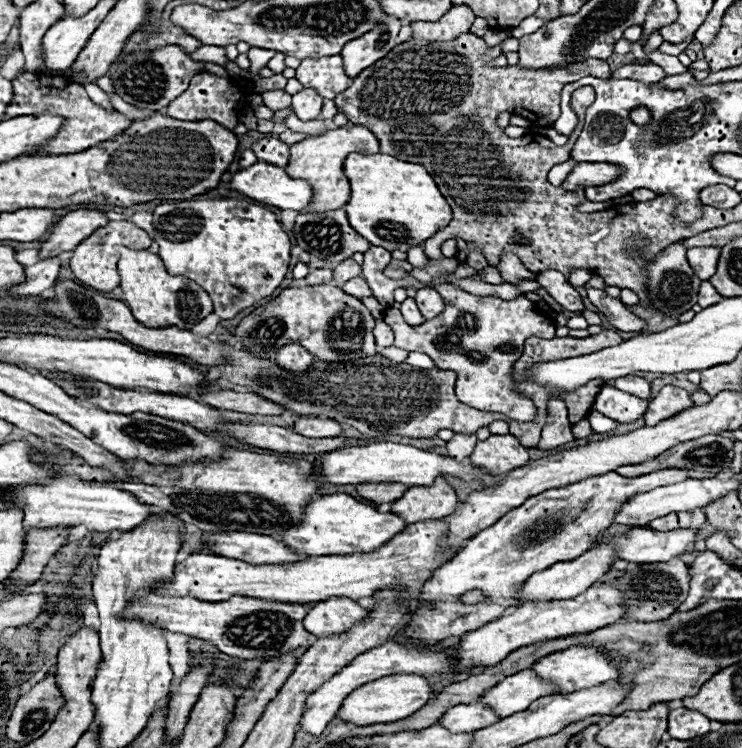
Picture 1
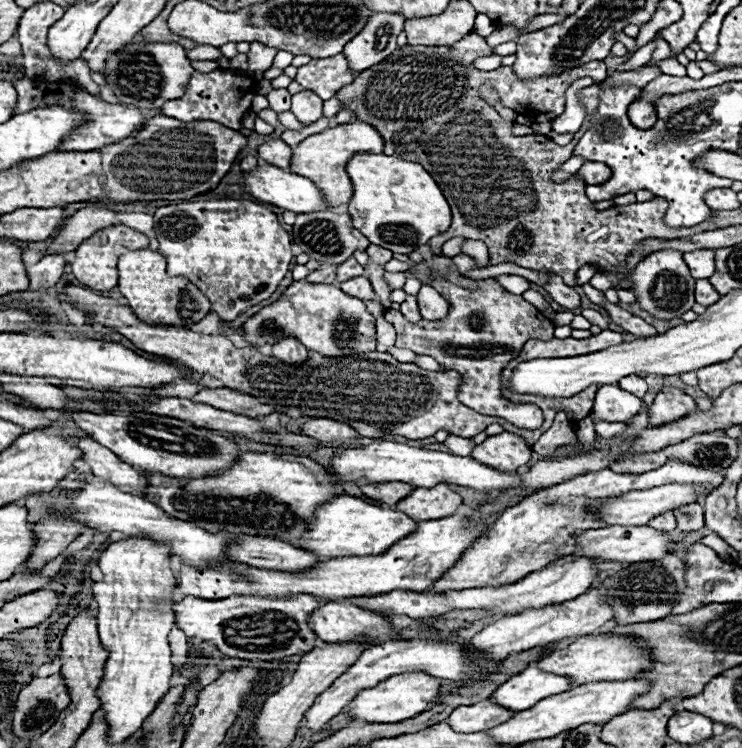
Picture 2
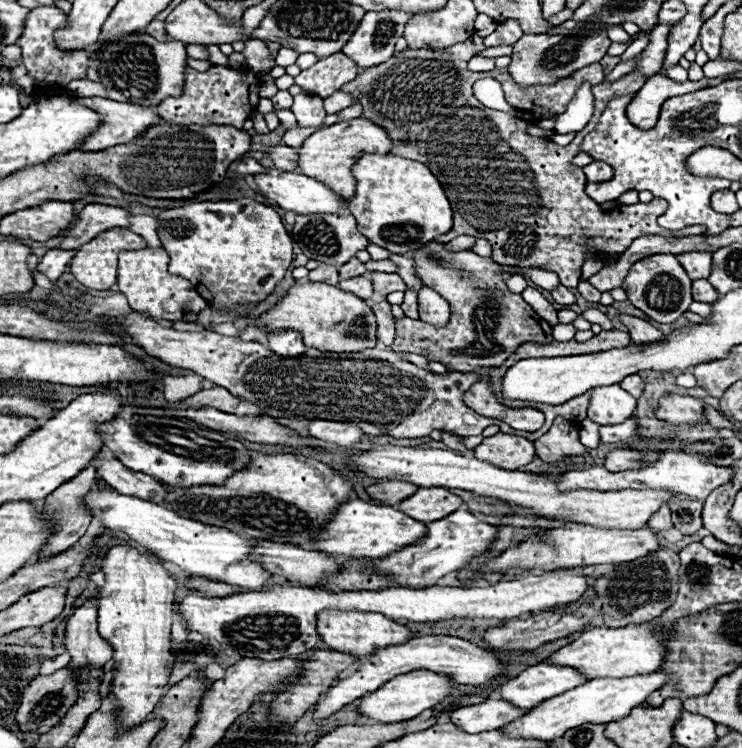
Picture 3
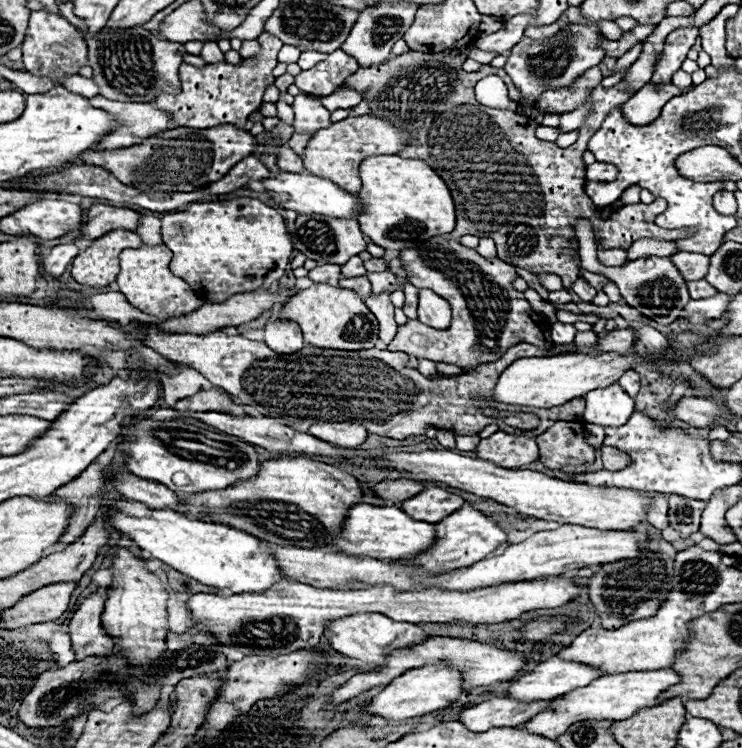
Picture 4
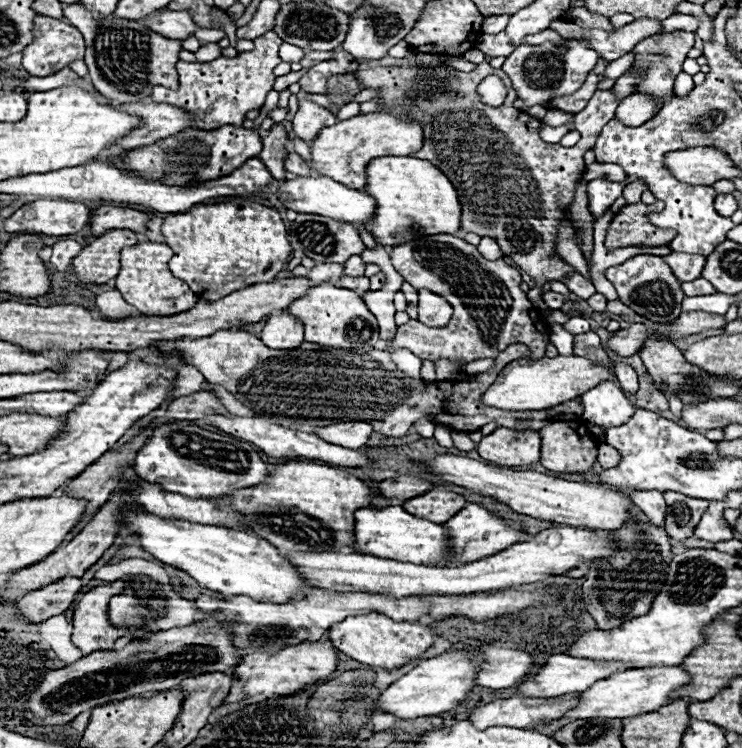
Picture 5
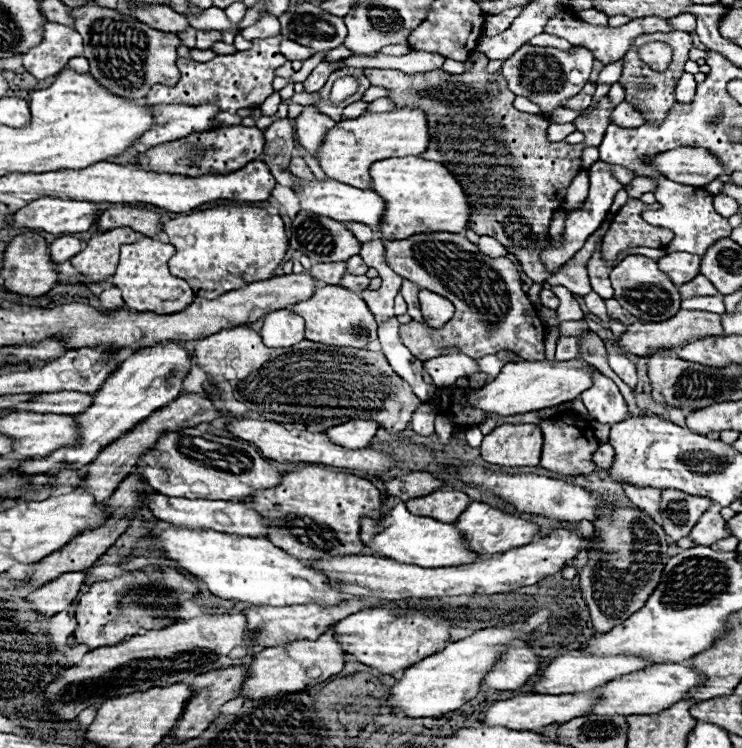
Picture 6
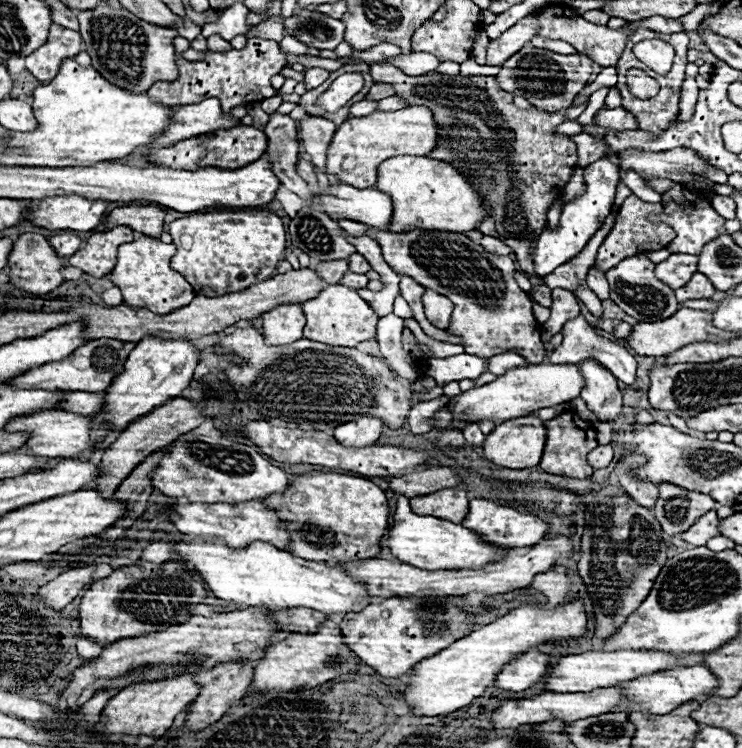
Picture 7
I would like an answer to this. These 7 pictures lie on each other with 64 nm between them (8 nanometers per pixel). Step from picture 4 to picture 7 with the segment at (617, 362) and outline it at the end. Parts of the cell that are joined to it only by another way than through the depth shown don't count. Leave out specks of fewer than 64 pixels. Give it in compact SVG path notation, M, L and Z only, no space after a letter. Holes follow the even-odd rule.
M530 364L526 368L514 368L506 374L498 376L498 380L488 382L484 386L470 388L452 396L446 404L446 410L452 414L450 430L464 430L468 424L478 424L482 420L506 422L514 418L528 416L540 408L556 406L580 396L584 380L576 368L576 364Z

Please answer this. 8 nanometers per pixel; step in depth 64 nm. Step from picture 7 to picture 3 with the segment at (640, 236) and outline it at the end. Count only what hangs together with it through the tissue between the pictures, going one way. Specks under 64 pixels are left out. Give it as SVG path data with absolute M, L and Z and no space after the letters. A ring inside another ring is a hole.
M476 34L464 44L442 48L440 52L408 48L396 52L384 64L362 70L352 82L342 86L344 92L352 94L356 102L364 106L364 118L388 130L394 140L394 156L424 162L444 186L454 210L454 226L448 234L442 234L436 240L450 242L462 234L484 238L492 244L492 258L496 258L498 264L550 270L560 276L560 282L566 288L576 288L586 252L596 252L602 258L608 254L622 254L632 240L646 234L680 238L704 232L704 228L682 228L674 232L660 228L656 220L666 210L666 202L662 198L654 198L648 204L638 202L618 206L618 210L612 212L602 212L584 192L586 174L582 168L572 166L574 156L580 154L584 136L596 128L608 102L618 94L636 94L646 82L642 74L632 72L618 82L604 84L602 66L590 64L588 68L568 76L568 80L560 80L560 84L552 84L548 88L520 88L512 80L507 67L494 68L492 72L466 70L464 66L468 60L480 50L484 50L484 46L482 38ZM480 78L496 78L504 88L506 100L518 110L530 110L536 118L552 118L566 112L582 82L590 82L596 104L594 116L588 126L576 134L570 146L558 146L552 140L530 136L526 132L526 120L482 106L472 94L472 84ZM458 110L462 110L460 118ZM500 144L508 144L516 156L524 158L502 156L502 150L506 152L506 148L500 148ZM500 160L504 160L504 168L500 166Z

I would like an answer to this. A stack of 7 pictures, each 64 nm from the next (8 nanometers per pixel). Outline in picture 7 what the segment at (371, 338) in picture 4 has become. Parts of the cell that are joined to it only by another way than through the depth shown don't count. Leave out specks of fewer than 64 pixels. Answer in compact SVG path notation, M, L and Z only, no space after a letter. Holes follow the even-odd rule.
M330 284L316 298L302 302L302 308L308 320L304 326L304 338L308 340L322 342L328 346L354 348L364 340L372 340L376 334L376 322L378 322L376 312L368 306L368 302L364 302L354 290L346 286Z

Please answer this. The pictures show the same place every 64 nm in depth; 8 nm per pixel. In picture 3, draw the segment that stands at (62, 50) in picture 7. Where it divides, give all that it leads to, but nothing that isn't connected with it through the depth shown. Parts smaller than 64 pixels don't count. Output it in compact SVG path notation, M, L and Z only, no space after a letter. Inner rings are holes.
M40 6L40 8L34 8L28 12L24 36L18 40L18 44L22 46L22 60L24 60L28 74L36 80L44 80L48 84L58 84L62 88L70 80L86 78L86 68L88 68L86 50L70 50L70 52L58 50L54 34L56 34L56 30L62 30L64 26L66 26L66 14L64 12L60 12L54 6Z

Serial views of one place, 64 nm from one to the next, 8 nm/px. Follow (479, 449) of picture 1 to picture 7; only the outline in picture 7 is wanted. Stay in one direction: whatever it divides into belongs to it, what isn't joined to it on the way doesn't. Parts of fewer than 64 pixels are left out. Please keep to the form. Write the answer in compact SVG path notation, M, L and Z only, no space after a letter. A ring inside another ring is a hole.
M524 416L498 424L486 436L484 456L504 468L538 466L546 442L546 428L538 416Z

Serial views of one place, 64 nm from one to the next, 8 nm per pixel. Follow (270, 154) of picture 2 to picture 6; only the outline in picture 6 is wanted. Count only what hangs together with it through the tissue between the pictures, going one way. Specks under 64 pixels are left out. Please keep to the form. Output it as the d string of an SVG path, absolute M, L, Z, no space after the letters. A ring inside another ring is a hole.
M300 156L292 158L292 164L290 164L290 172L292 172L294 176L302 178L302 180L314 180L314 174L310 172L308 164L304 162L304 158L300 158Z

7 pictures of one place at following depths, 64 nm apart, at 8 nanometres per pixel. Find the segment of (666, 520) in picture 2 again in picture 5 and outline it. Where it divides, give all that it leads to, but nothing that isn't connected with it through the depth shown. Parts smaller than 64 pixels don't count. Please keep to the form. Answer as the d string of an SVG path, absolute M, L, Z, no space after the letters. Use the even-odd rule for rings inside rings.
M628 490L632 502L652 520L656 526L664 526L666 504L658 490Z

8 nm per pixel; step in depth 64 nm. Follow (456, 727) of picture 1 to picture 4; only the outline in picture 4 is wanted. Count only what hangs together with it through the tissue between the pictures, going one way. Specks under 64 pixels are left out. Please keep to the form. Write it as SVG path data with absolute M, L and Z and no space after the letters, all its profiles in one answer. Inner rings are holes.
M492 698L462 710L458 720L464 722L468 728L472 728L472 732L486 732L488 728L500 728L500 726L520 728L536 714L550 708L552 708L552 700L520 702L514 698Z

